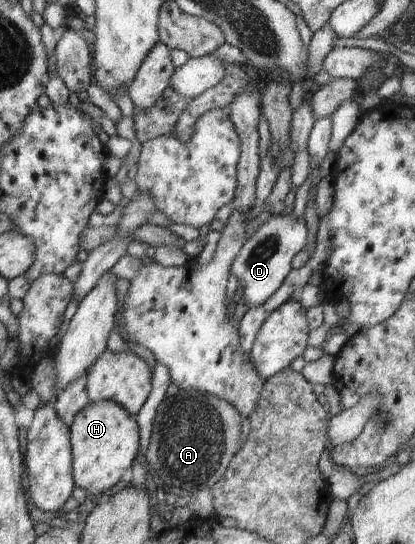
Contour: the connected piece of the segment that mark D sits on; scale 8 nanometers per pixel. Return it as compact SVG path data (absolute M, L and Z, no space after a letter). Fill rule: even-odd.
M290 210L278 216L273 215L269 221L261 225L261 229L247 239L239 255L231 265L231 275L237 278L243 289L241 300L251 309L263 305L287 279L291 273L291 261L307 246L308 229L303 218L295 219Z

